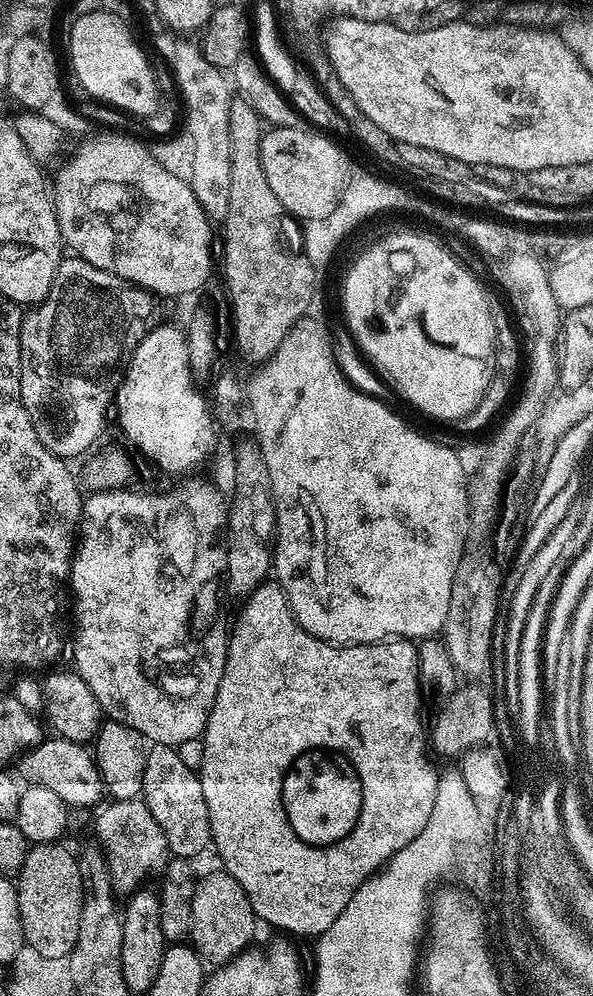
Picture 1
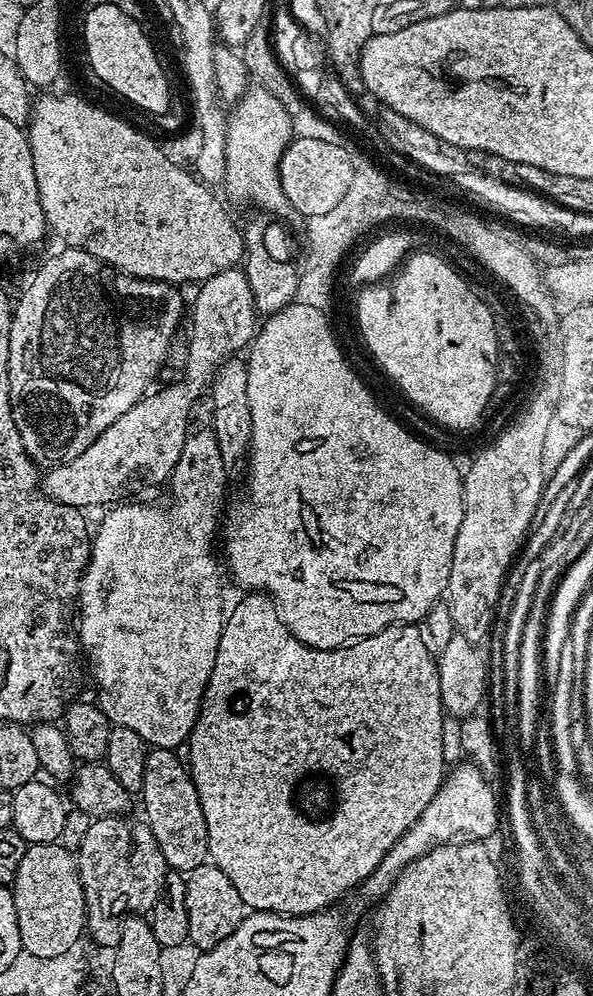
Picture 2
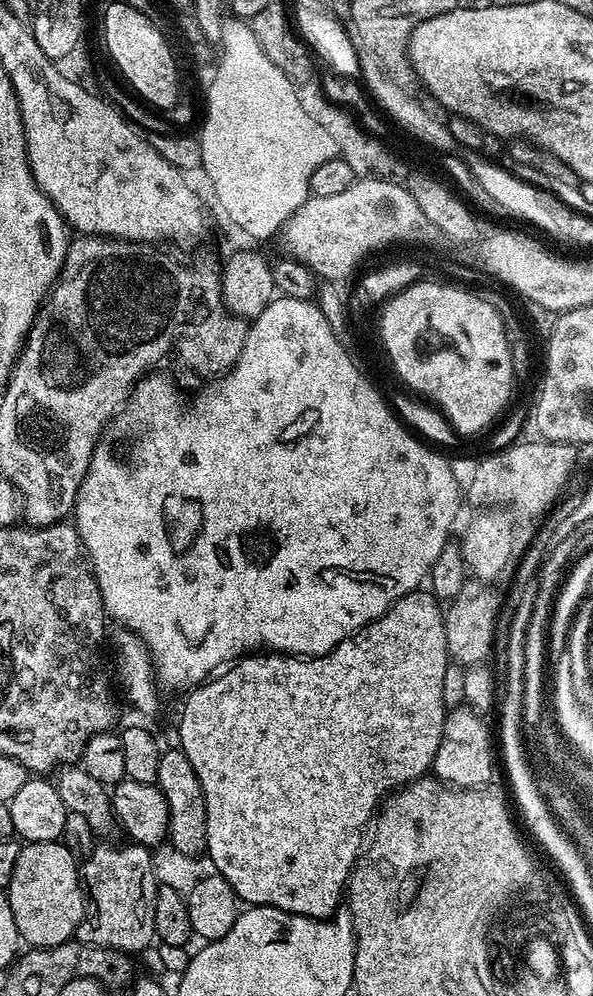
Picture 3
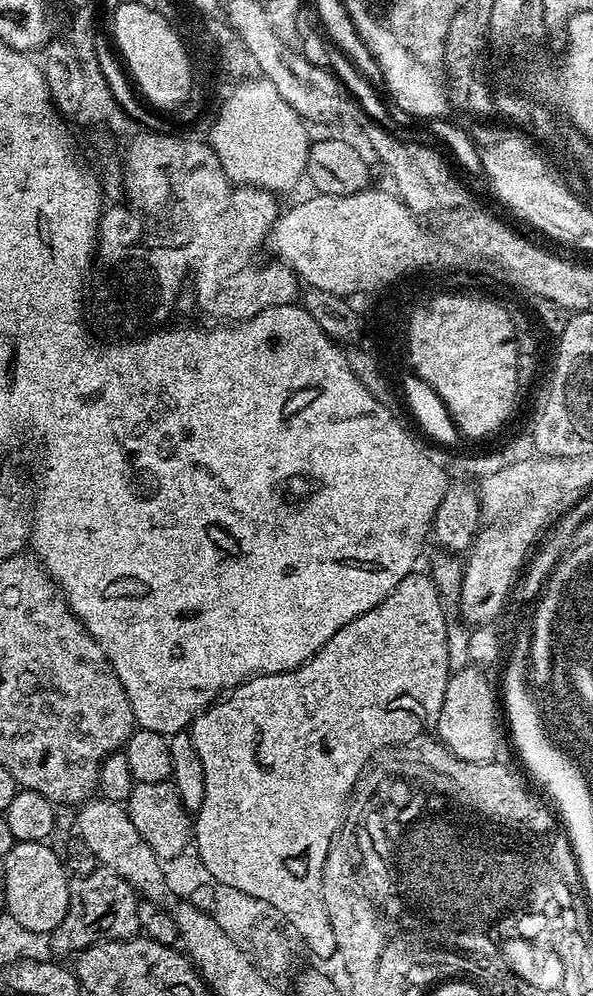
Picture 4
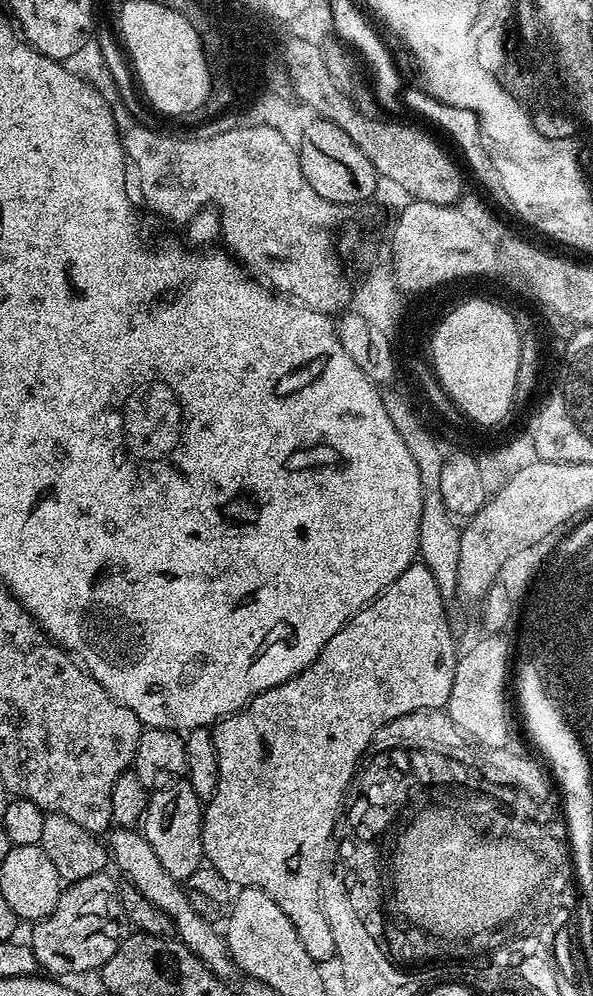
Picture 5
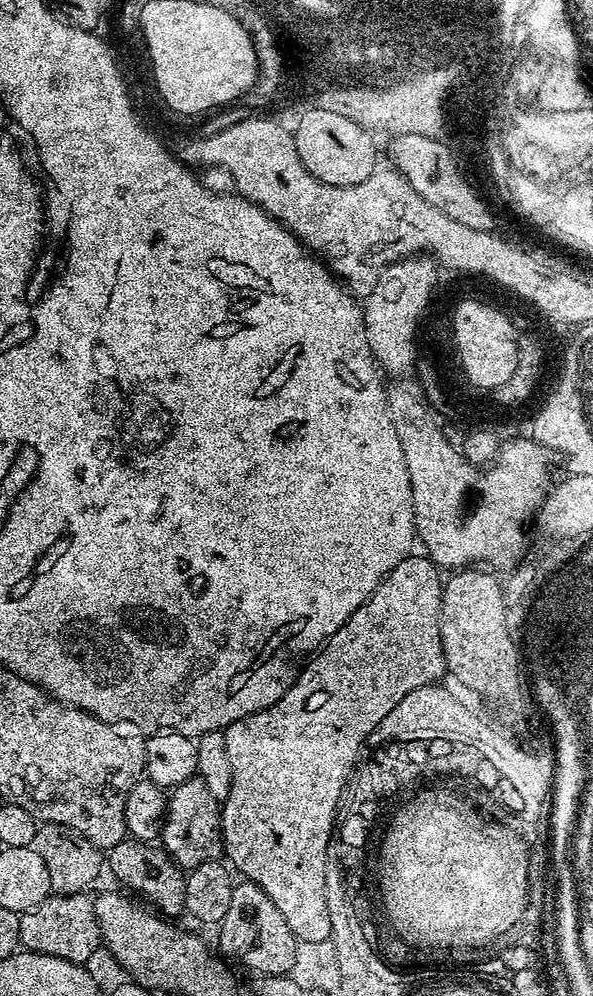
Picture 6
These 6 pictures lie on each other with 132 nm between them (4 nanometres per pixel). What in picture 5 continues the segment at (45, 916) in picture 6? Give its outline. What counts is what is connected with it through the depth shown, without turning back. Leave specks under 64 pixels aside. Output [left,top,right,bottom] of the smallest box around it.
[30,871,126,978]

